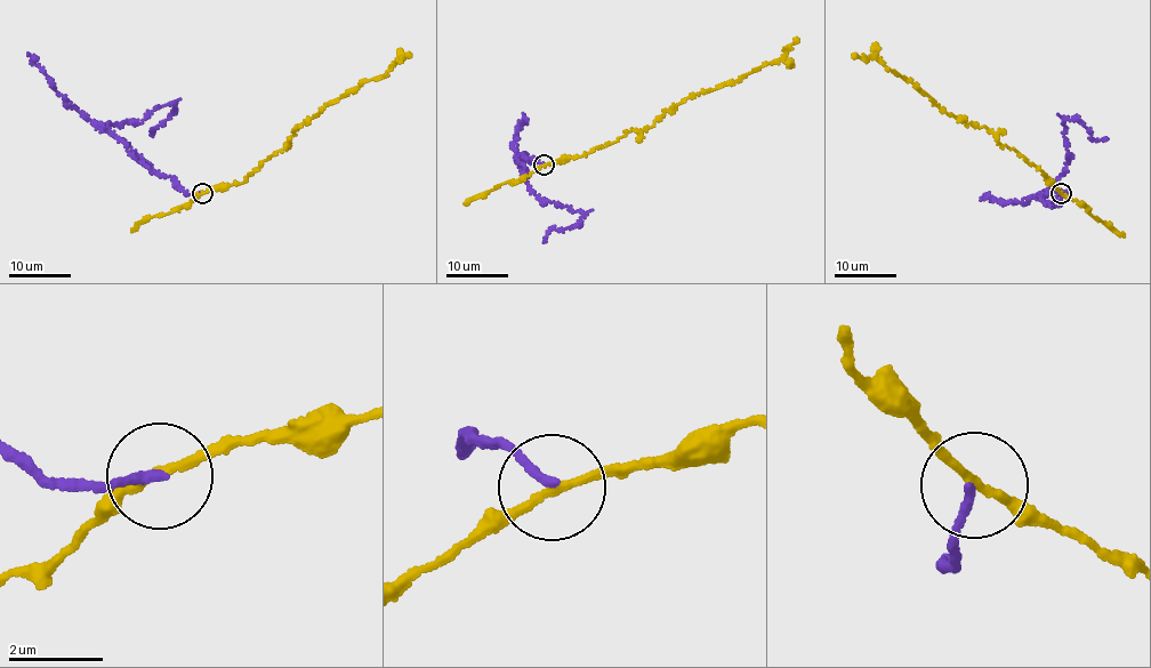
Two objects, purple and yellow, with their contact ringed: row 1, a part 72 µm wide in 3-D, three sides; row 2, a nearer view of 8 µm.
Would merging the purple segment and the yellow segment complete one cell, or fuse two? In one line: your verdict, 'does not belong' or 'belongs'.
does not belong

